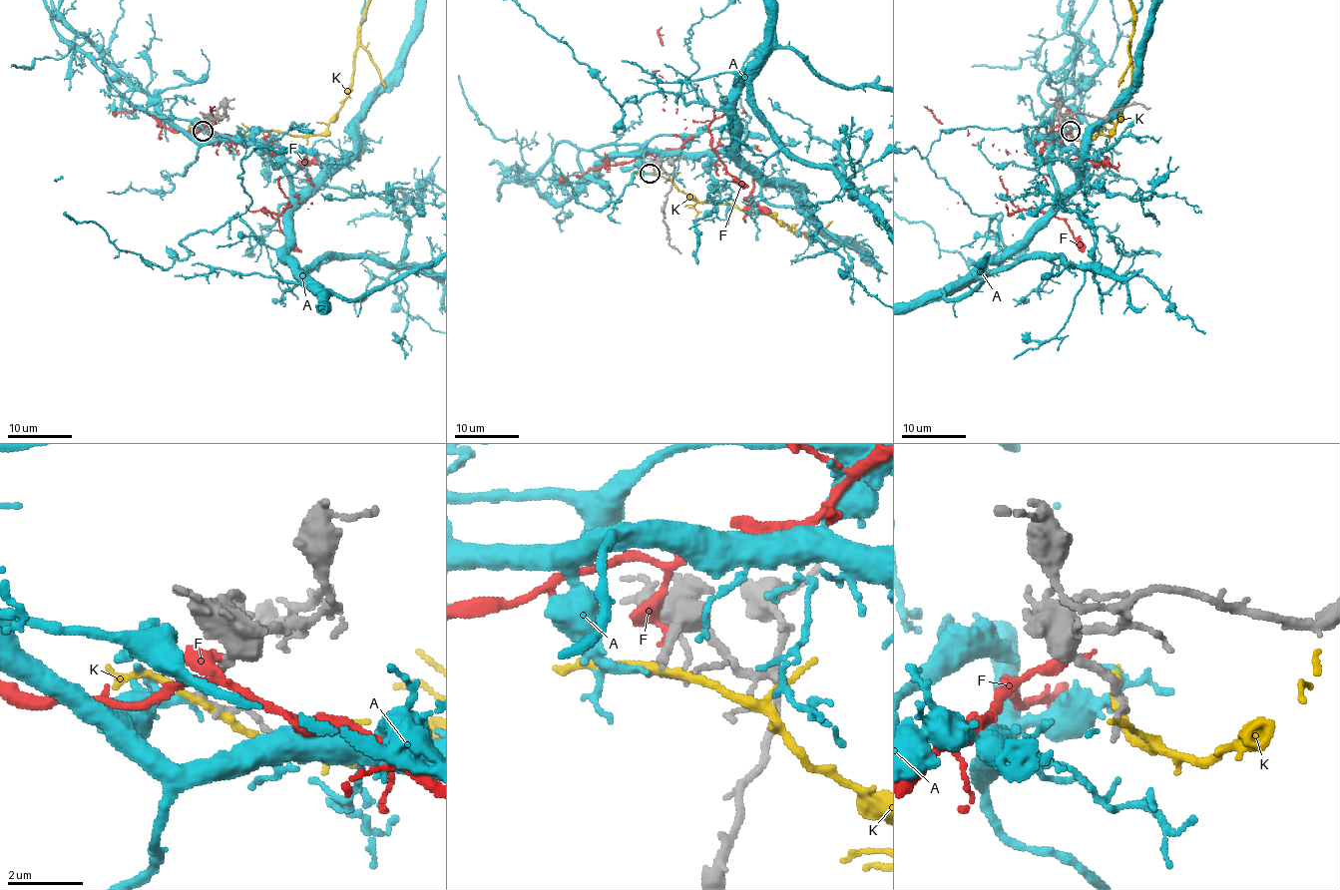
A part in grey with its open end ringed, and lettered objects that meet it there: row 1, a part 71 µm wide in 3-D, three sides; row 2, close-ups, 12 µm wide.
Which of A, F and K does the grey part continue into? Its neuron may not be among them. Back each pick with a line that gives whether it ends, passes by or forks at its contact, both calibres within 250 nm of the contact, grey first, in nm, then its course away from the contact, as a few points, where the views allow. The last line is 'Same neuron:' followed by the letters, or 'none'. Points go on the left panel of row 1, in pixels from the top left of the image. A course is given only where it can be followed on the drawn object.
A: it passes by | 190/200 nm
Same neuron: A

